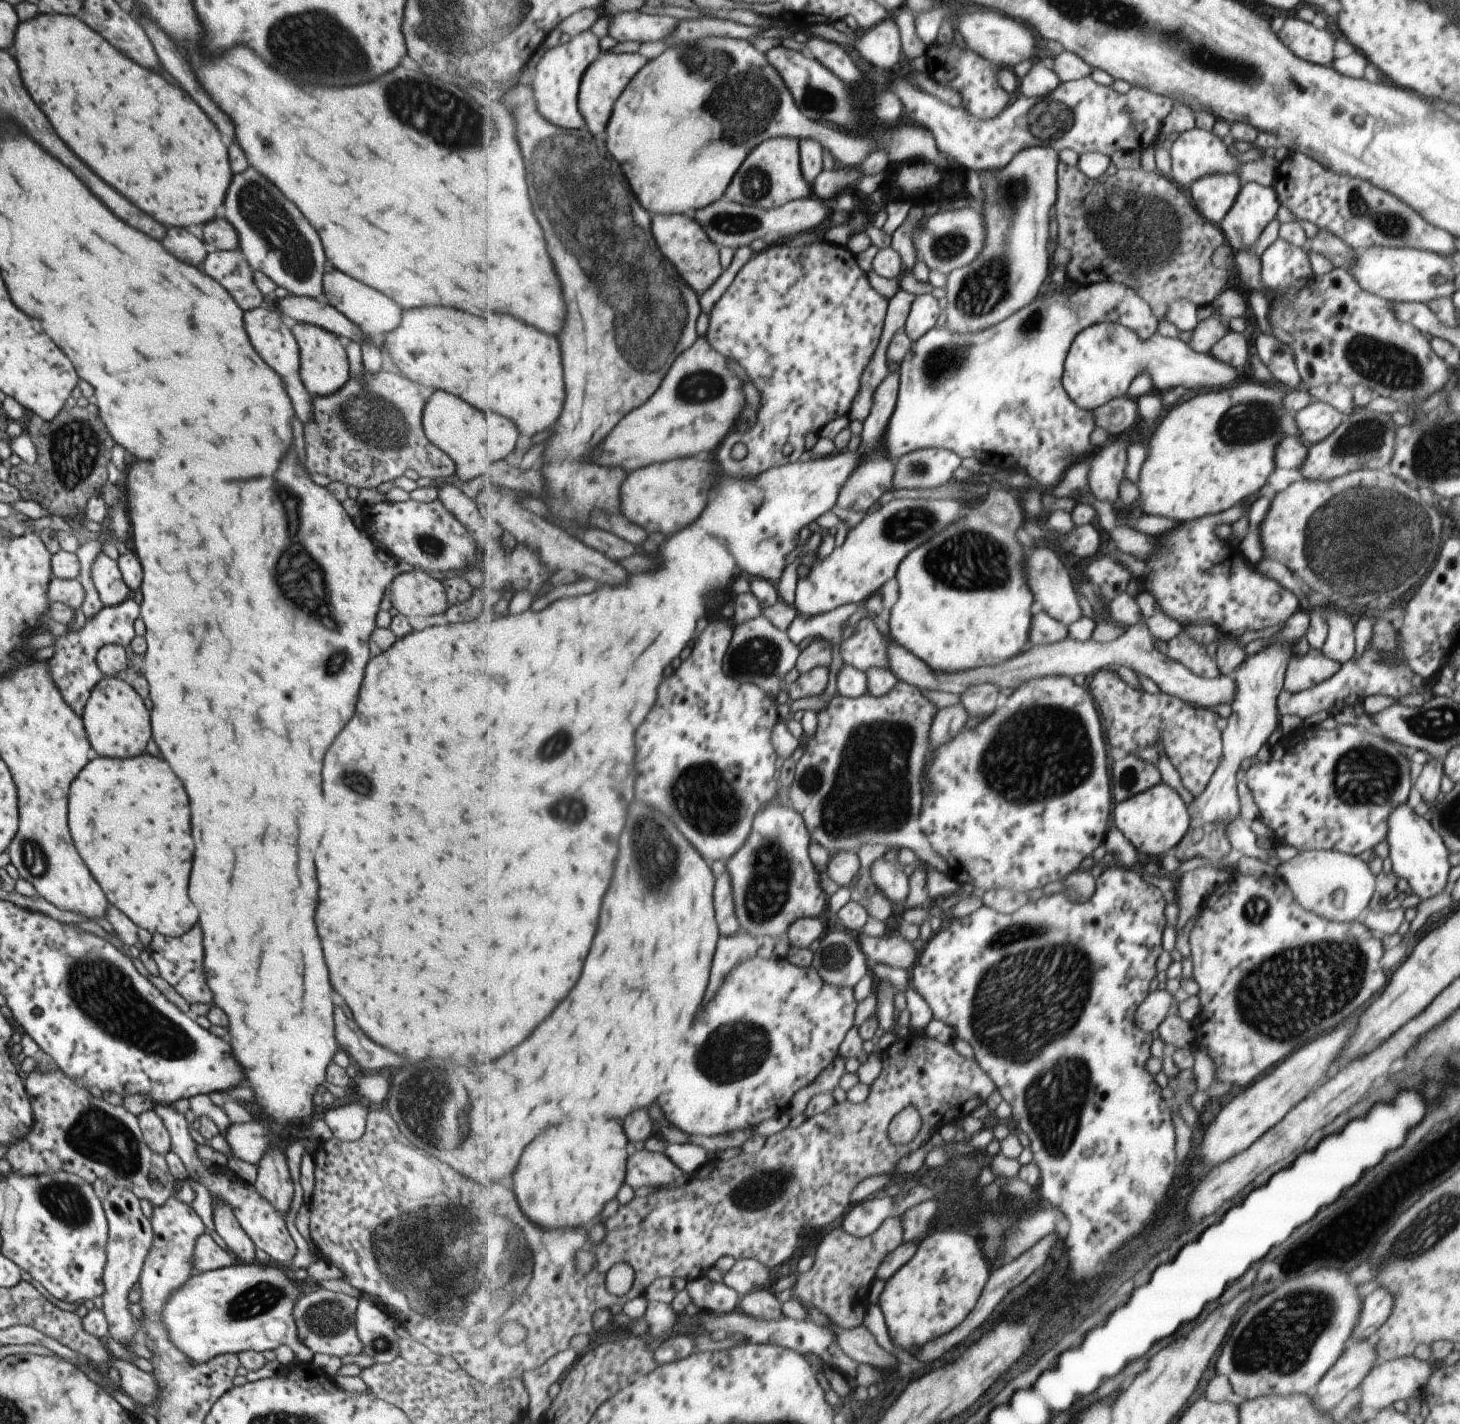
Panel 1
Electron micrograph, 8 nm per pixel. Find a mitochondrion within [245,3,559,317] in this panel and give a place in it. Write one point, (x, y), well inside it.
(313, 45)

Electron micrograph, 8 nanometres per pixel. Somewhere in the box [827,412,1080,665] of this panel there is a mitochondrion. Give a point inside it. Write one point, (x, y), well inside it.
(970, 560)

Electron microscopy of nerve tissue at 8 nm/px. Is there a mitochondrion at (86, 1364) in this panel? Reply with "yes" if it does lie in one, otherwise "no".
no

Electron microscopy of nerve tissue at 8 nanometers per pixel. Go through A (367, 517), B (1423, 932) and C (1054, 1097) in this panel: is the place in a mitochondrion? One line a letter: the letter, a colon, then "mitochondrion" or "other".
A: other
B: other
C: mitochondrion

